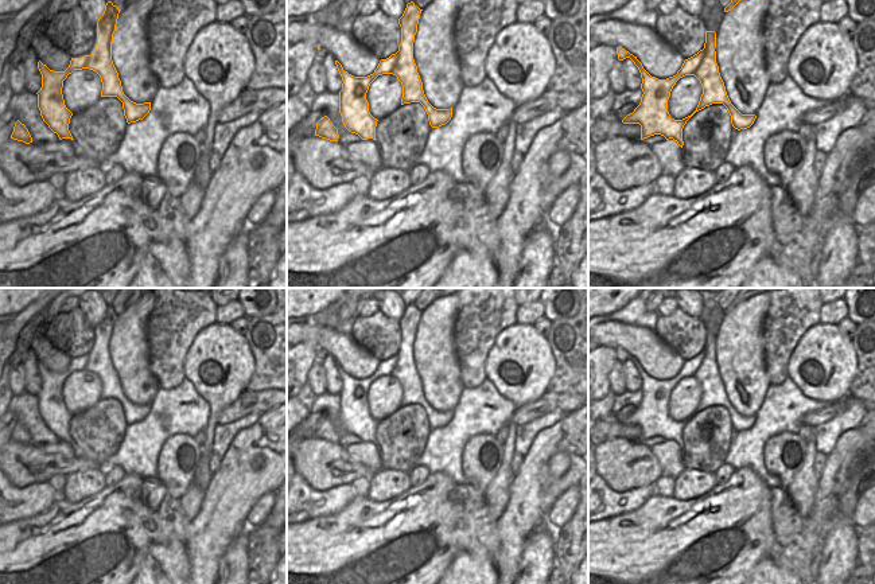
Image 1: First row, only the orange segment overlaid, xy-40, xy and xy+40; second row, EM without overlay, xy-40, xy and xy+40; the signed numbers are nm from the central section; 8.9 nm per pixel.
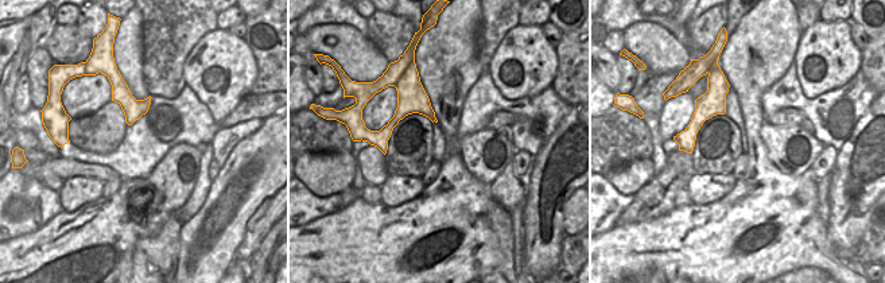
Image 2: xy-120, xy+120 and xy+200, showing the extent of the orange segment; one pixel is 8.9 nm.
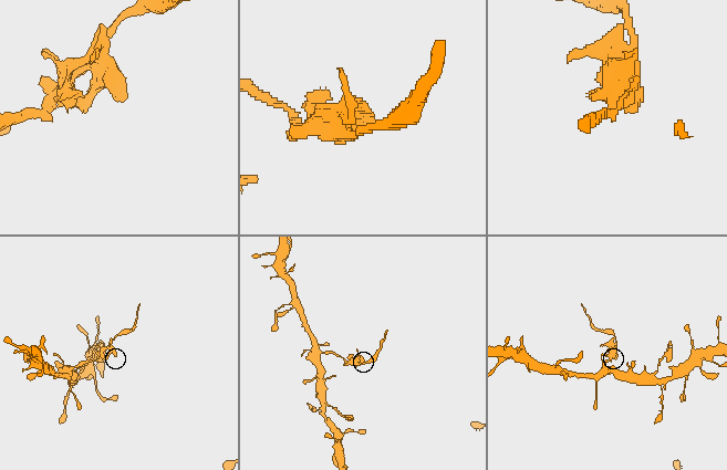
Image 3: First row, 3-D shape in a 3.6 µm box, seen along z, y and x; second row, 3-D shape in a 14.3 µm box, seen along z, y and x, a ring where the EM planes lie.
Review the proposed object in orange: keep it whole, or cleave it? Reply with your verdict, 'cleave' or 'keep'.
keep

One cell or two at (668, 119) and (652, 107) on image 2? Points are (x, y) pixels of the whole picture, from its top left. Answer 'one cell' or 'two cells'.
two cells

